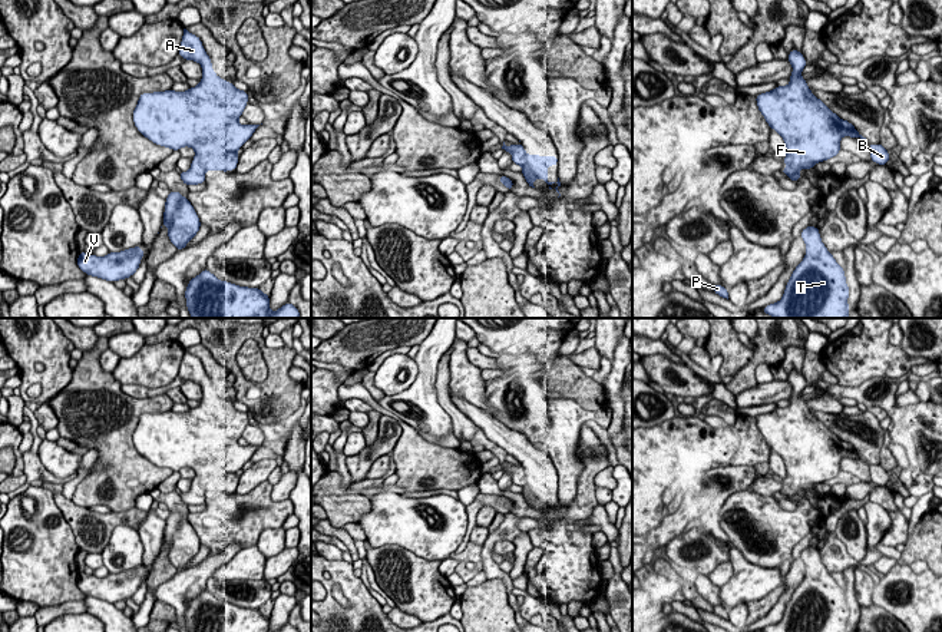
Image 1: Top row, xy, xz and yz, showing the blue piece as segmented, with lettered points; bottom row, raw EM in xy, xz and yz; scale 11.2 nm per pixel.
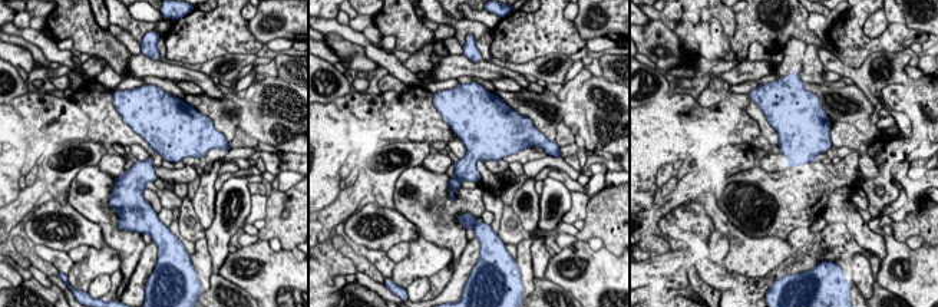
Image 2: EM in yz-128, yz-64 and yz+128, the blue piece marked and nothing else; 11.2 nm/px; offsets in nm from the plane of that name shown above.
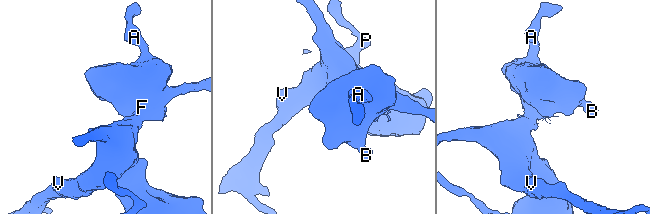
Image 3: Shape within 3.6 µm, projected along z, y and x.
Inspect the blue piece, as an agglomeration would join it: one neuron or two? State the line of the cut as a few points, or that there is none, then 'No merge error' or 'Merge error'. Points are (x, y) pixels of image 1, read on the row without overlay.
No split. No merge error

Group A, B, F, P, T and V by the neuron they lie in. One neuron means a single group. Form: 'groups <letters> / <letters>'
groups A B F P T V

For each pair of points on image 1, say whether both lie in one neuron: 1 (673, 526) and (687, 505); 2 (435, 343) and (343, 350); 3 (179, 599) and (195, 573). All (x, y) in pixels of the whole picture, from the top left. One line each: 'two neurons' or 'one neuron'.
1: one neuron
2: two neurons
3: one neuron

